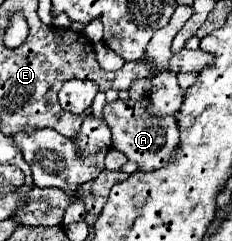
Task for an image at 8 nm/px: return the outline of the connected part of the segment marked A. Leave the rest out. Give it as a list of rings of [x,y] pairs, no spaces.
[[[144,97],[138,101],[116,99],[114,103],[104,105],[104,121],[112,131],[112,147],[124,153],[130,161],[138,163],[140,171],[152,171],[152,169],[164,167],[178,143],[176,119],[172,115],[150,117],[146,111],[148,105],[150,105],[150,97]]]

